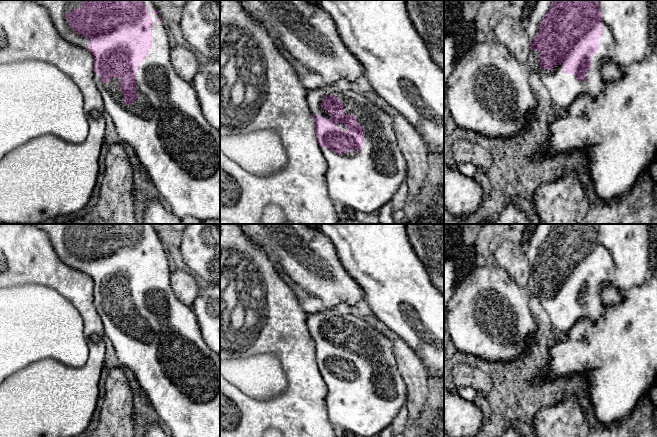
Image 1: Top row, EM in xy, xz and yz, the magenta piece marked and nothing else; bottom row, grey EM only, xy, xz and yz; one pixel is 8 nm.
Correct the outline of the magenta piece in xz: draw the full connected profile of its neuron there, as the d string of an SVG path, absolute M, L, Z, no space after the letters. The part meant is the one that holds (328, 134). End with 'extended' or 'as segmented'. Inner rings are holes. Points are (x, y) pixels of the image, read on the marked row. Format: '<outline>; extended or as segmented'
M325 84L308 90L307 104L327 162L324 181L329 198L334 203L344 204L351 213L380 210L391 201L407 177L407 163L398 146L390 115L344 84Z; extended

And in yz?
M537 0L528 20L524 22L524 26L530 40L528 67L538 75L559 111L569 107L581 94L588 94L597 98L604 91L606 84L602 80L602 64L605 60L610 60L625 68L641 62L650 51L648 0Z; extended

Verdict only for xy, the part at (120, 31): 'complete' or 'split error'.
split error

